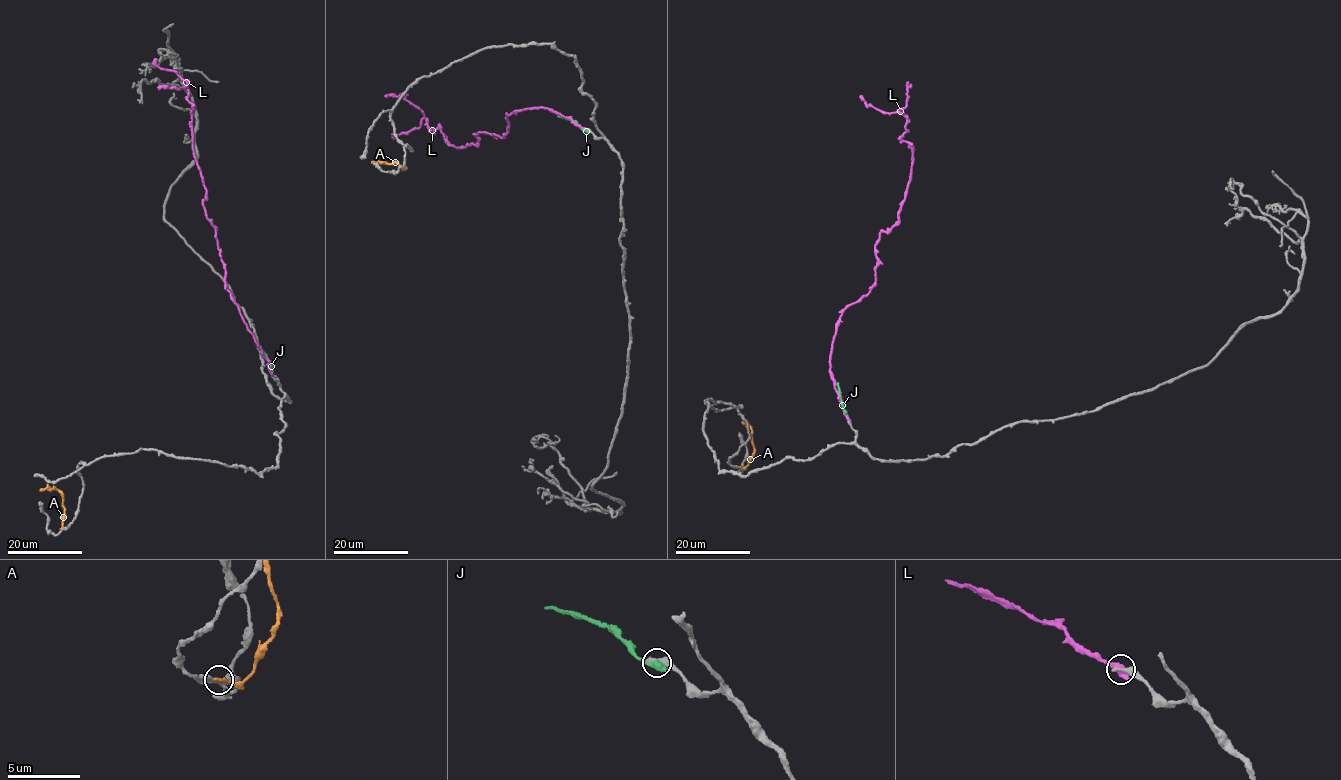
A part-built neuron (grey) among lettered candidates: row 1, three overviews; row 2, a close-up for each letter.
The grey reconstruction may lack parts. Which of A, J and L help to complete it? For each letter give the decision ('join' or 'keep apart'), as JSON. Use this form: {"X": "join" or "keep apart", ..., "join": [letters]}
{"A": "keep apart", "J": "keep apart", "L": "keep apart", "join": []}

